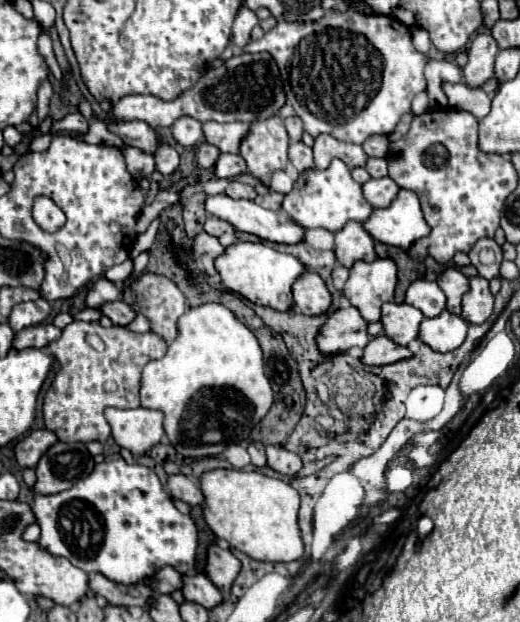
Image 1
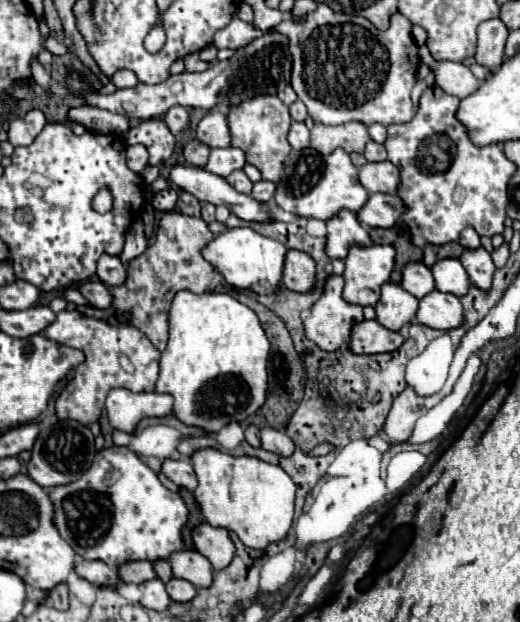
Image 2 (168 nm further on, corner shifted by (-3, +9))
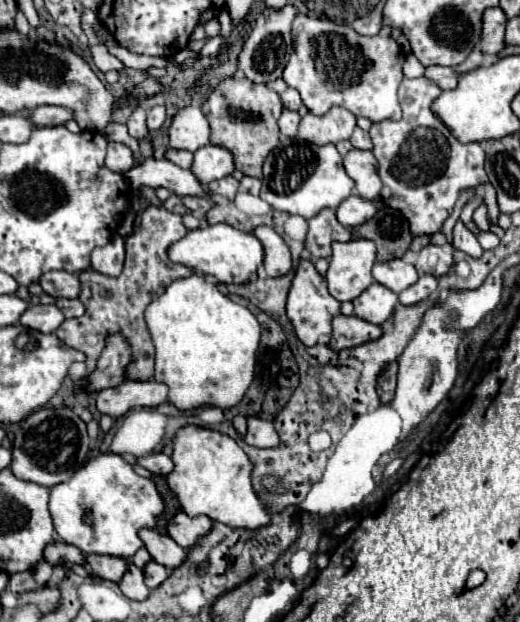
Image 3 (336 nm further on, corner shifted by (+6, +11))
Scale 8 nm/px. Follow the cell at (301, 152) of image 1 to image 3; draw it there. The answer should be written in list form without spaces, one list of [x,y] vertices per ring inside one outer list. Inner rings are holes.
[[[285,109],[285,111],[281,113],[281,117],[279,117],[279,131],[281,131],[281,135],[285,135],[285,137],[295,137],[295,135],[297,135],[299,121],[301,121],[299,113],[293,113],[293,111],[287,111],[287,109]]]

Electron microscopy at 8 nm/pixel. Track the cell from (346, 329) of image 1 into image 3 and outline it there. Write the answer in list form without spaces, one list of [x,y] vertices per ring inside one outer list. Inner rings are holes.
[[[301,261],[297,267],[293,285],[289,289],[289,297],[287,297],[287,317],[293,323],[293,329],[299,341],[307,347],[317,345],[317,343],[329,343],[331,341],[331,321],[337,315],[341,315],[341,303],[329,295],[325,277],[313,267],[311,261]]]

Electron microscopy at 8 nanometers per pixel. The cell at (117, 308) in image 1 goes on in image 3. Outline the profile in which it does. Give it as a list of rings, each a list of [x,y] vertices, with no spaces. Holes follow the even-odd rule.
[[[49,271],[41,275],[41,287],[45,293],[53,297],[67,297],[67,299],[77,299],[81,293],[81,283],[77,275],[65,273],[65,271]]]

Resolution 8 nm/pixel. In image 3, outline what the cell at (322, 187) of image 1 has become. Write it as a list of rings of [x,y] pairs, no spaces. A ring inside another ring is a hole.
[[[281,137],[279,149],[269,153],[263,163],[261,199],[277,211],[311,219],[325,207],[337,209],[349,195],[353,195],[353,189],[353,179],[345,173],[343,159],[333,143],[317,147],[299,137]]]

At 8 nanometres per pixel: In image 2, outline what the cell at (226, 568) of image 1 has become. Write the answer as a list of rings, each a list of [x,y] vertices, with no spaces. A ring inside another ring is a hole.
[[[200,523],[192,529],[192,539],[196,549],[212,563],[216,571],[224,569],[234,557],[234,543],[230,541],[228,531],[222,527]]]

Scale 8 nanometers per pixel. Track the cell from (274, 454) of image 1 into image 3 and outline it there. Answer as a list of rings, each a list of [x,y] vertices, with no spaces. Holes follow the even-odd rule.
[[[249,417],[247,423],[249,423],[249,429],[245,435],[245,443],[255,445],[255,447],[277,447],[279,445],[279,435],[271,421]]]

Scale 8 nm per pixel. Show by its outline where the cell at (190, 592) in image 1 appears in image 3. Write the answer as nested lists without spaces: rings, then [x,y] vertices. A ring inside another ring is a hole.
[[[141,529],[141,539],[147,547],[147,551],[153,555],[153,561],[167,569],[177,569],[187,559],[187,549],[177,545],[171,537],[161,535],[153,529]]]

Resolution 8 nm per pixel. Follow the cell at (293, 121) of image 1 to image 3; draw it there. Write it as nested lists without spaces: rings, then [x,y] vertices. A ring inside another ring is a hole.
[[[287,89],[285,93],[281,93],[281,101],[283,101],[285,109],[289,109],[289,111],[299,111],[299,107],[303,105],[301,97],[295,89]]]

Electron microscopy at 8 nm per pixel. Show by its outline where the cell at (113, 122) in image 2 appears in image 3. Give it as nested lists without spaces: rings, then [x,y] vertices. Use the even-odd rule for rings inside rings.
[[[43,105],[33,109],[31,121],[39,127],[53,127],[53,125],[65,125],[69,119],[75,119],[75,113],[65,109],[65,107],[55,107],[55,105]]]

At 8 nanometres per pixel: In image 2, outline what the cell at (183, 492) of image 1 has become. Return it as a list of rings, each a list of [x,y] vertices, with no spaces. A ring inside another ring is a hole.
[[[166,459],[162,463],[162,473],[174,481],[178,487],[186,487],[190,491],[196,489],[198,481],[196,481],[196,475],[194,475],[194,469],[192,469],[192,463],[186,461],[186,459],[180,459],[180,461],[174,461],[174,459]]]

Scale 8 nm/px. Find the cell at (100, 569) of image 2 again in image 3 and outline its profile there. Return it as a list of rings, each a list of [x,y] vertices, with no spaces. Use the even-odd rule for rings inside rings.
[[[57,541],[57,545],[49,545],[49,549],[45,549],[45,561],[71,569],[73,565],[85,565],[85,555],[77,547]]]

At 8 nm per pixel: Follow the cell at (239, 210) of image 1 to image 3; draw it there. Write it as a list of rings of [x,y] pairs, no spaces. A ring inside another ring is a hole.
[[[145,159],[143,163],[131,167],[125,173],[125,179],[131,183],[133,189],[139,189],[141,185],[147,187],[165,187],[171,193],[185,197],[185,195],[193,195],[193,197],[207,197],[207,189],[201,185],[201,181],[193,175],[193,171],[189,169],[181,169],[175,163],[167,161],[167,159]]]

